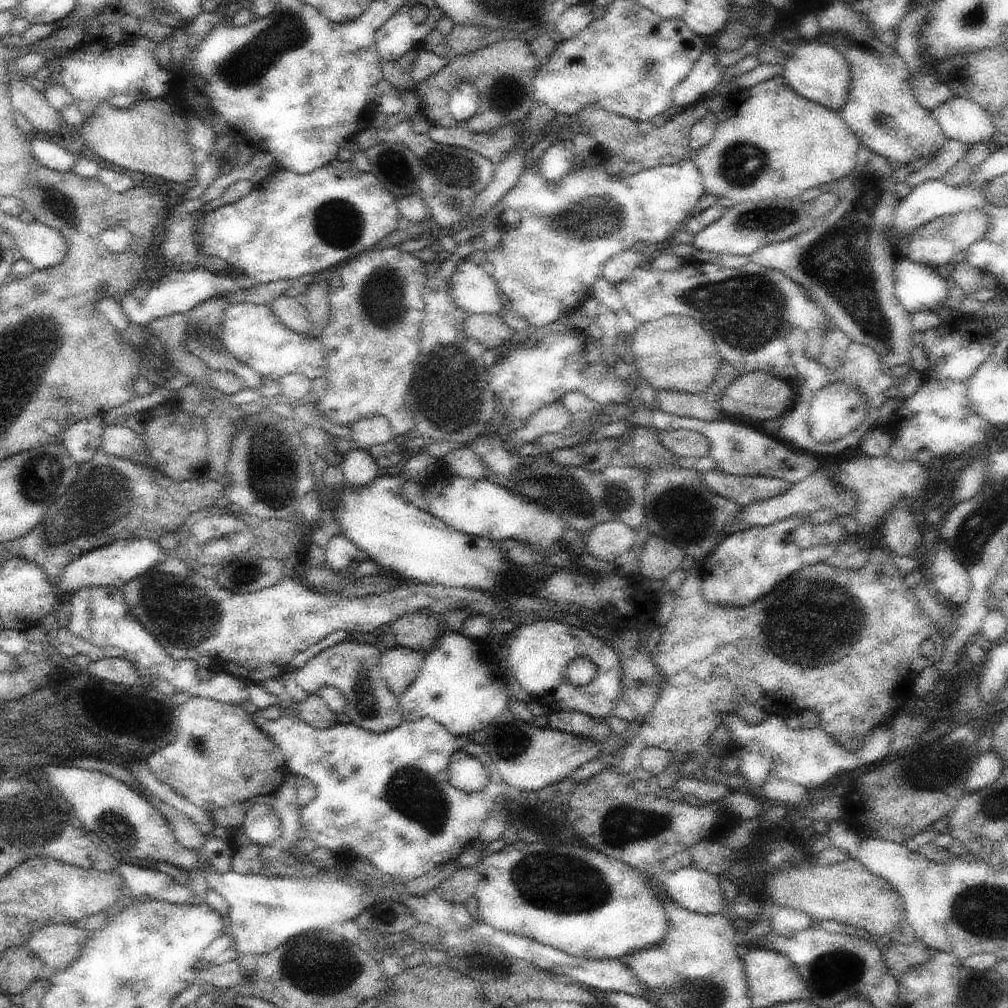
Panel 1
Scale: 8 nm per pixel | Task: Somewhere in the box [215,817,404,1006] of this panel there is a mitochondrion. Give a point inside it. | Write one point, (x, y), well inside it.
(310, 971)

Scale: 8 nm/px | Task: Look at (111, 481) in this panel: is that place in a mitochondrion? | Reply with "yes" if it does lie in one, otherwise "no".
yes

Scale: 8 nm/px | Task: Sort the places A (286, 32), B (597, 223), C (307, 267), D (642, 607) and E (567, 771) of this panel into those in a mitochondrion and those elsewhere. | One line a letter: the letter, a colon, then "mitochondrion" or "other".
A: mitochondrion
B: mitochondrion
C: other
D: other
E: other

